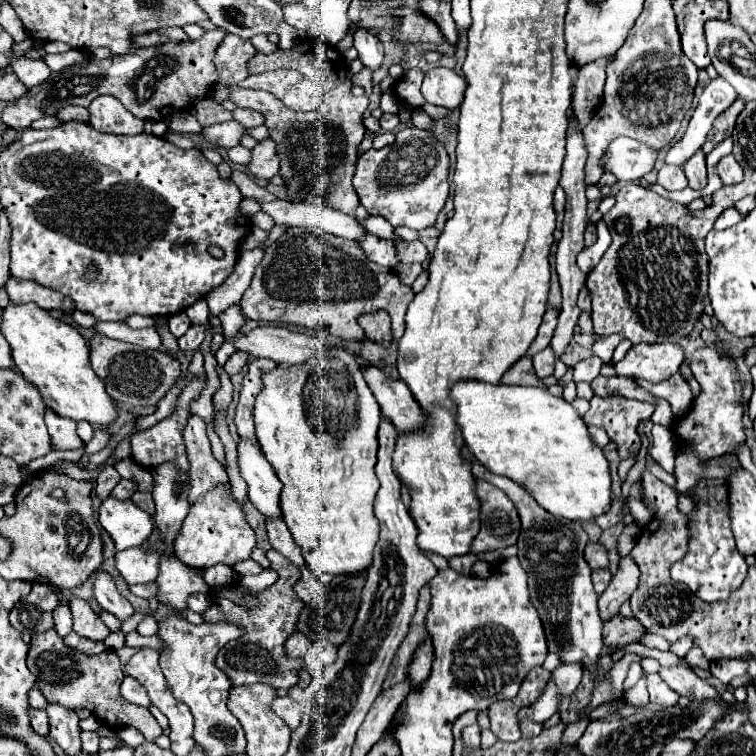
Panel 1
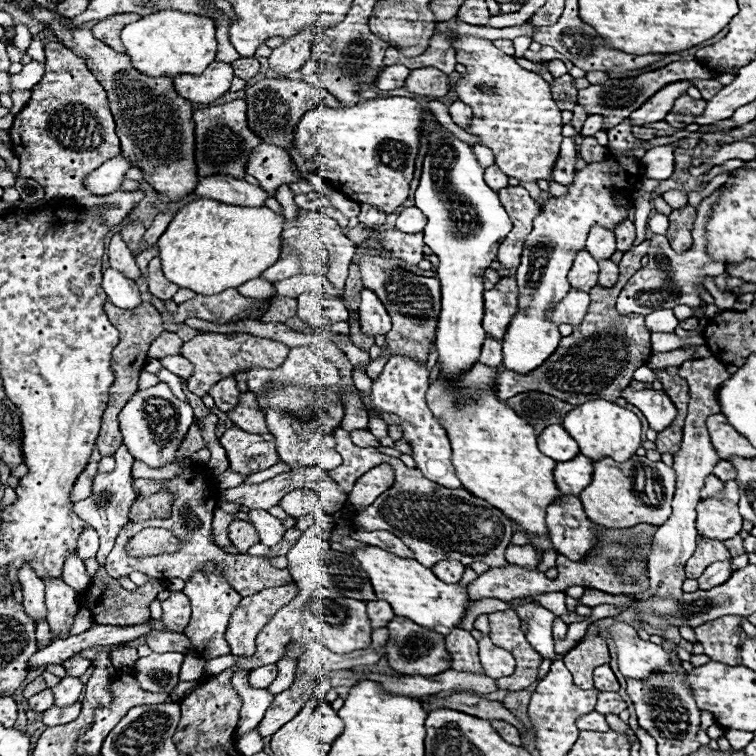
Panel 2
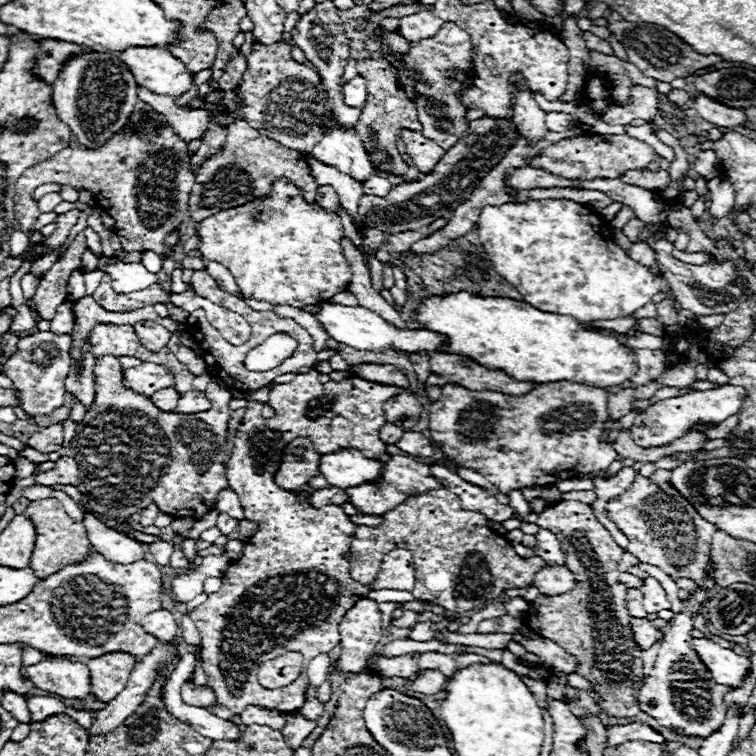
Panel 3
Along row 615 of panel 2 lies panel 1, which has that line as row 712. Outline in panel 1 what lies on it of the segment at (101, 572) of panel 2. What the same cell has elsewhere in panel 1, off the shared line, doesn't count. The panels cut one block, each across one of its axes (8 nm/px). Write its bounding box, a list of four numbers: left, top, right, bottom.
[28,628,162,742]

